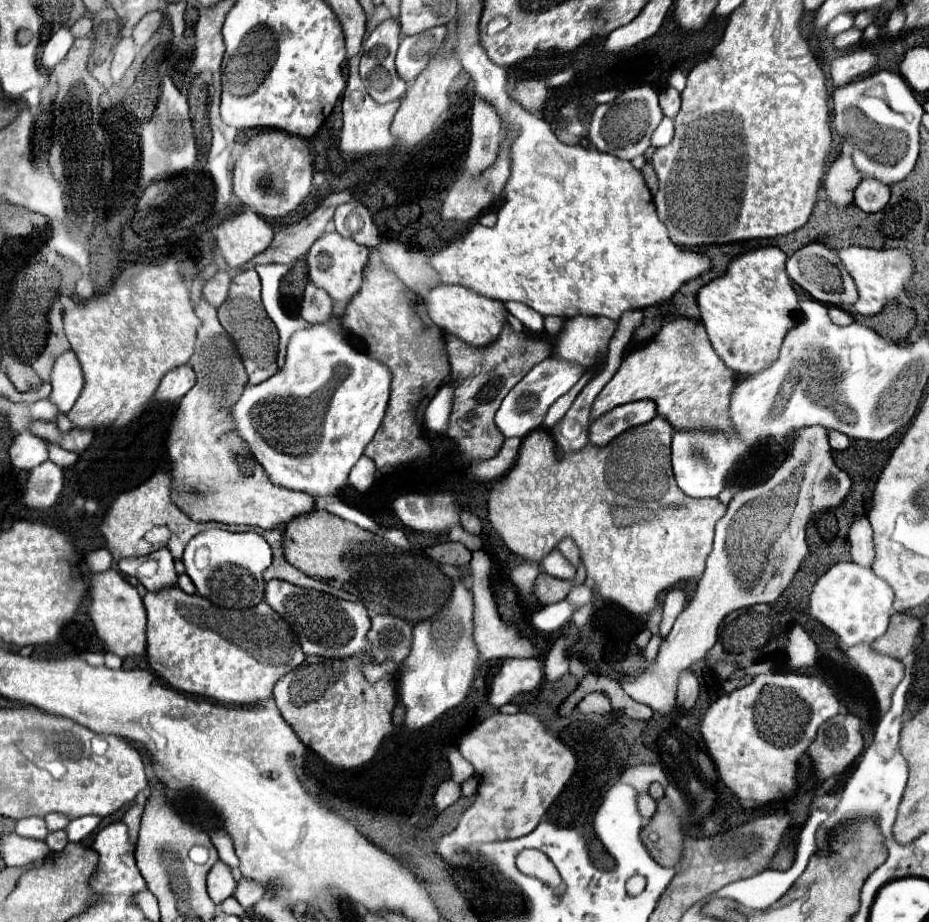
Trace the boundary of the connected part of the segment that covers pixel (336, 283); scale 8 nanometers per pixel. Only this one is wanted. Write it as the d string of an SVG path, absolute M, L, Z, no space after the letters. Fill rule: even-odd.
M336 231L334 233L326 233L308 251L308 265L310 265L310 273L308 275L310 275L310 281L316 287L326 289L328 295L334 301L348 303L360 291L362 273L364 273L364 267L368 263L368 255L370 255L370 249L364 247L364 245L354 243L354 239L346 239Z

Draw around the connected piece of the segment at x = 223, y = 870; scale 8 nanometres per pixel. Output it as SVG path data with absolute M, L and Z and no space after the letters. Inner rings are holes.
M216 861L214 867L208 873L208 895L210 899L220 905L224 899L228 899L236 889L236 881L232 877L232 871L226 863Z

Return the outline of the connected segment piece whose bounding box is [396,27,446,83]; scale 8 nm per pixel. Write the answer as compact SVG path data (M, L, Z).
M436 27L420 35L402 37L396 55L398 75L408 83L414 81L420 75L420 71L426 67L430 57L438 53L440 45L444 43L444 37L446 37L446 27Z

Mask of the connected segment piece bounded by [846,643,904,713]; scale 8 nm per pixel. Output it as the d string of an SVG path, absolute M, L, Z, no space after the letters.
M860 643L856 647L850 647L846 651L850 663L856 667L856 671L864 673L870 683L872 689L876 693L880 711L888 711L890 707L890 697L896 689L896 685L902 681L904 677L904 663L898 659L892 659L888 655L876 653L870 643Z

